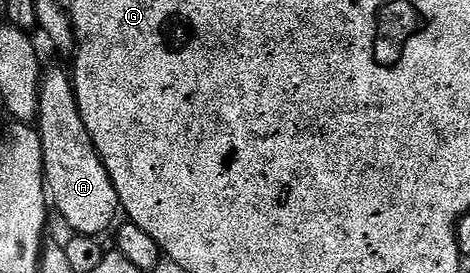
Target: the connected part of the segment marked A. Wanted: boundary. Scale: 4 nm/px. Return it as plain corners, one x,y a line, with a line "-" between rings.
48,67
44,71
39,82
37,131
41,138
43,182
47,185
50,207
59,211
60,218
72,228
72,233
97,237
102,237
103,232
110,233
116,223
115,215
121,212
117,190
109,178
109,170
105,170
95,152
89,130
85,130
77,106
73,76
68,69
66,72
63,68

